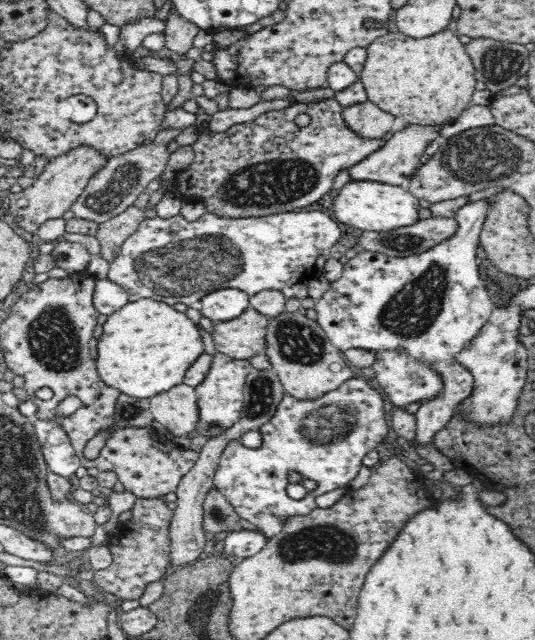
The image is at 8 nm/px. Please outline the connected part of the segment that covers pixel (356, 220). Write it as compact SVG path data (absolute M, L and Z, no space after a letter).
M349 179L332 198L332 212L342 227L362 230L394 230L418 222L419 200L406 186L393 186L374 181Z

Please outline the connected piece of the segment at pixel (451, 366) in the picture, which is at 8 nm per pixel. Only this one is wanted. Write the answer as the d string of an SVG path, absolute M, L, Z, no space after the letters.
M486 200L466 204L456 212L456 230L434 248L405 258L393 258L378 253L359 252L344 264L338 280L330 283L328 290L314 303L316 322L329 341L339 350L359 348L374 352L394 352L403 350L414 360L427 364L441 380L438 394L425 400L415 413L416 439L420 443L432 443L432 435L440 430L454 414L454 410L473 389L472 373L456 359L472 338L476 338L482 326L491 318L495 303L488 295L488 289L479 275L480 259L477 257L482 223L488 210Z

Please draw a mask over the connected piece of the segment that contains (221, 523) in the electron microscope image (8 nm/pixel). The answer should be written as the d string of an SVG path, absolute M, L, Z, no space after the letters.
M212 486L210 490L206 493L204 497L204 530L210 533L216 534L222 530L234 531L238 530L240 524L240 516L235 516L232 511L233 508L228 504L228 501Z

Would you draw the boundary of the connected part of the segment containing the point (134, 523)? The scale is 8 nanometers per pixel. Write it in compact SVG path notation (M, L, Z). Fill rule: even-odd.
M137 498L129 513L131 517L125 523L118 524L107 545L113 556L112 564L104 570L96 570L93 586L103 588L122 600L138 600L148 582L162 580L171 571L169 532L174 511L168 507L165 499Z

